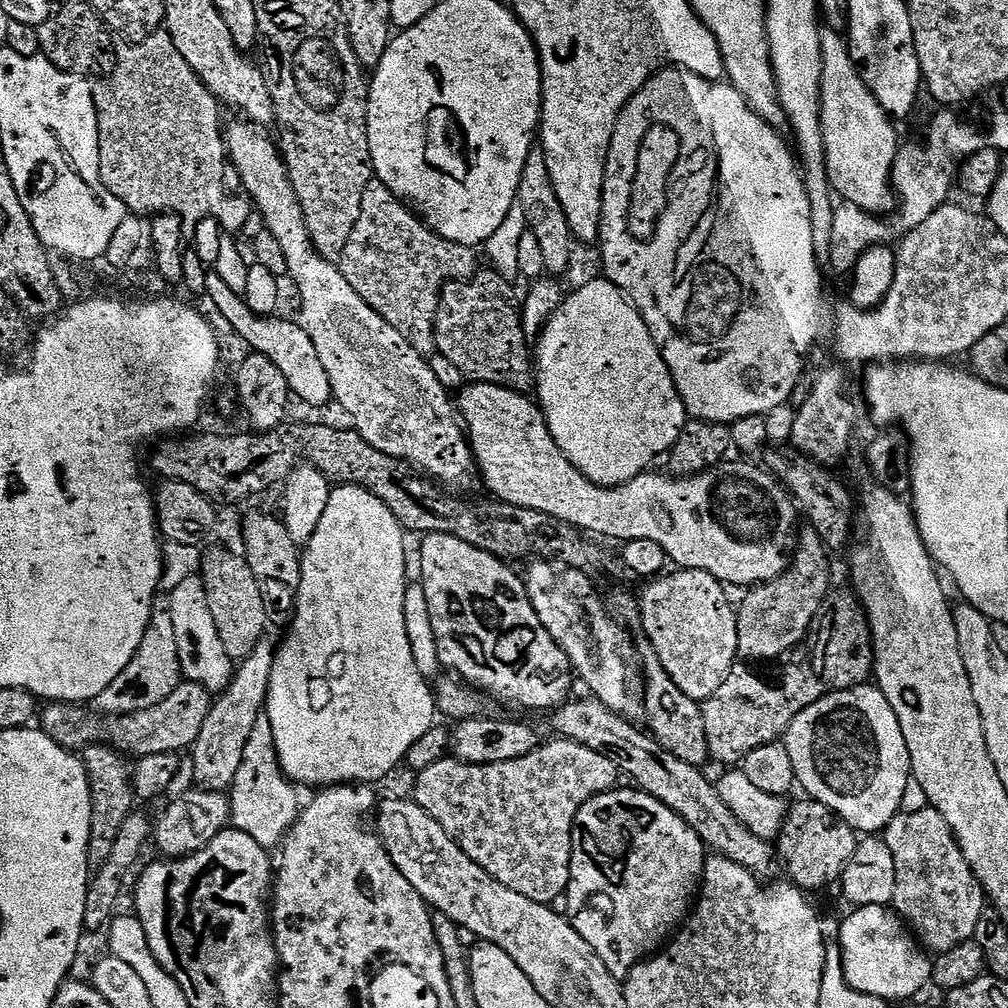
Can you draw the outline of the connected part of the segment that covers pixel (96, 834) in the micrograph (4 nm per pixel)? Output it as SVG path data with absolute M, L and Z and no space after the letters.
M89 745L83 749L81 760L91 790L90 838L87 842L87 862L91 869L99 869L110 856L113 843L120 833L125 818L133 809L134 796L131 792L130 770L125 766L125 759L115 749L107 745Z

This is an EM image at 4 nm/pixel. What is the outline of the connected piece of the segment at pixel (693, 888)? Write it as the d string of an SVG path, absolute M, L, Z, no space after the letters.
M620 786L613 791L592 796L578 810L576 822L572 829L572 865L570 866L572 881L568 883L566 893L566 901L568 900L566 919L568 923L596 951L596 956L604 963L608 973L618 981L623 981L633 966L653 955L681 927L682 921L689 915L690 905L700 887L706 859L706 846L701 842L700 835L681 816L674 810L667 808L662 802L658 802L658 798L654 798L650 793L639 791L632 786L627 787Z

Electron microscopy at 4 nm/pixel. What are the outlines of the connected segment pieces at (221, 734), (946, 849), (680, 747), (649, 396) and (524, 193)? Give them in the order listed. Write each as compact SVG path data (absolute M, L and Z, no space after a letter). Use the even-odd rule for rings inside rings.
M261 638L256 649L239 661L228 687L213 699L210 714L206 714L206 722L202 722L202 728L198 730L196 741L190 749L192 780L197 789L206 792L231 789L232 779L236 777L242 760L242 750L261 719L262 709L266 704L273 655L274 644L268 638Z
M923 807L917 812L901 811L900 815L895 816L886 825L882 838L886 846L890 846L890 854L894 858L896 885L892 904L895 911L925 949L939 954L975 937L978 922L985 915L986 897L966 858L960 852L960 845L949 832L948 824L942 818L942 814L937 808Z
M648 654L644 660L644 680L648 683L644 688L644 704L648 707L648 724L652 727L650 732L656 743L687 764L704 766L704 763L709 763L701 705L674 686L662 662L654 654Z
M606 278L592 280L589 284L581 286L577 292L572 292L563 297L561 306L544 326L543 332L538 337L540 345L534 348L534 384L536 380L536 392L540 395L538 407L544 413L544 420L548 423L550 434L554 442L560 448L562 454L572 465L591 480L593 484L599 484L602 488L614 488L630 482L635 476L645 475L648 468L656 459L663 457L674 446L674 442L684 431L684 425L689 423L688 409L684 407L684 400L678 394L676 383L672 381L670 370L654 342L654 338L648 329L648 323L642 319L640 312L632 301Z
M539 150L529 151L528 161L518 182L516 204L524 211L524 220L528 223L525 224L527 231L534 234L534 238L538 242L538 250L542 250L545 273L560 278L560 275L572 264L574 237L556 197L556 191L552 189L552 180L545 168L544 154Z

